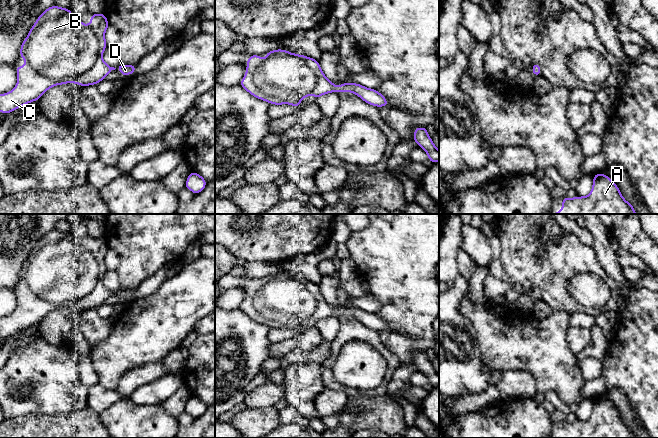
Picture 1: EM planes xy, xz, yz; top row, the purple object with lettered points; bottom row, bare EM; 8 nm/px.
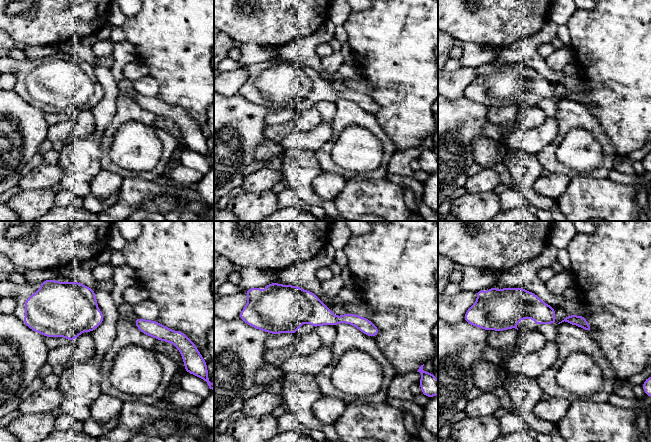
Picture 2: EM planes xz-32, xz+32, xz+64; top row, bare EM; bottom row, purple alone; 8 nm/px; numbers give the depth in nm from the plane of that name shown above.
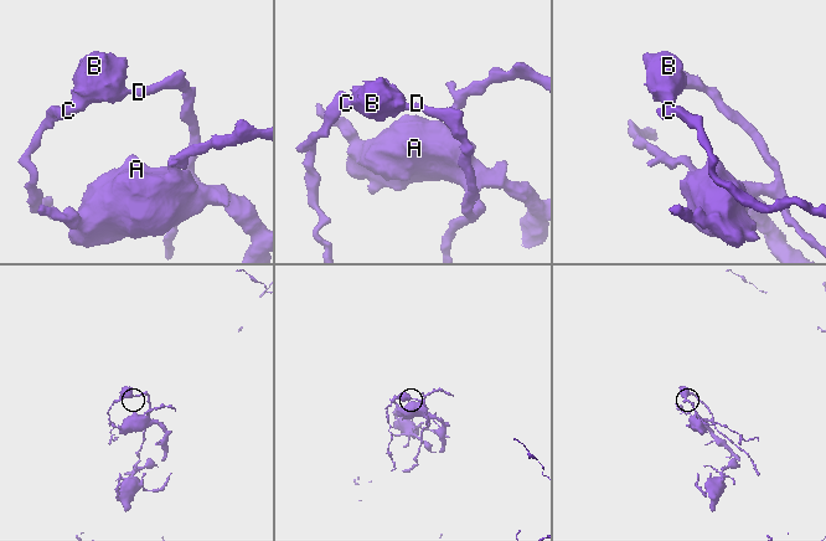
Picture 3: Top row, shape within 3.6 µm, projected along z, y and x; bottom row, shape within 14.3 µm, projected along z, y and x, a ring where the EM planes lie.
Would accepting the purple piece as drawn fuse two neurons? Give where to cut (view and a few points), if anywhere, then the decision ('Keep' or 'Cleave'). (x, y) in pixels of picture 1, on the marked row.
No split. Keep

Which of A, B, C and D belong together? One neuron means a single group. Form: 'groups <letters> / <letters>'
groups A B C D

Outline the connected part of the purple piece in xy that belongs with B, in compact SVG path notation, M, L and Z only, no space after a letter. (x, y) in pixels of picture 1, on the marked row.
M53 5L36 20L20 48L26 66L16 66L18 81L13 90L0 95L0 112L8 114L39 98L51 87L66 83L95 85L116 68L108 66L102 54L107 47L104 34L109 26L104 13L90 14L89 26L72 15L69 8Z

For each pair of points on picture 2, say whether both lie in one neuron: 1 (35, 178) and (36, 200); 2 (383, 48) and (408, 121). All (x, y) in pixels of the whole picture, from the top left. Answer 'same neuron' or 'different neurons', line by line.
1: different neurons
2: same neuron

